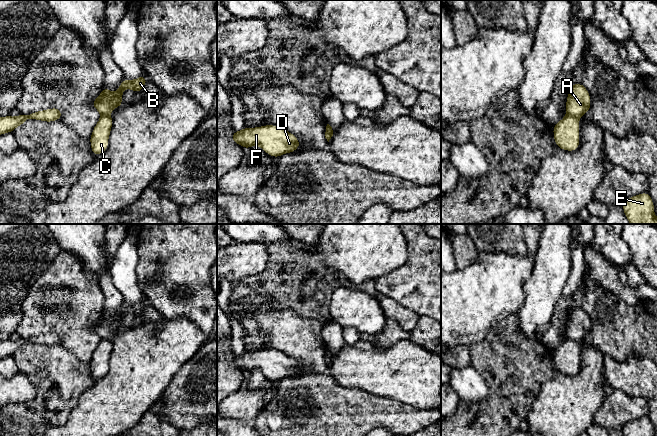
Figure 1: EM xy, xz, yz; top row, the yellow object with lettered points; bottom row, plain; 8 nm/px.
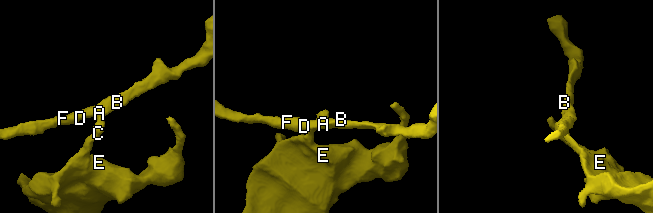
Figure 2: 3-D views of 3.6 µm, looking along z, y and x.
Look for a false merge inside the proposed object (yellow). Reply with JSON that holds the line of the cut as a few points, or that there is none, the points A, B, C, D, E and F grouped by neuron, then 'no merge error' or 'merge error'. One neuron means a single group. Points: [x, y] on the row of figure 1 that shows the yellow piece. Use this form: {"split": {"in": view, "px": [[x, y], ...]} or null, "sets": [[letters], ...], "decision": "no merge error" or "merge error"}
{"split": {"in": "yz", "px": [[567, 113], [577, 118]]}, "sets": [["A", "B", "D", "F"], ["C", "E"]], "decision": "merge error"}

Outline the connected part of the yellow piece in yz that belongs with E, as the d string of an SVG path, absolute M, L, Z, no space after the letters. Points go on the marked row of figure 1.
M648 192L628 198L622 206L630 224L657 224L654 204Z

